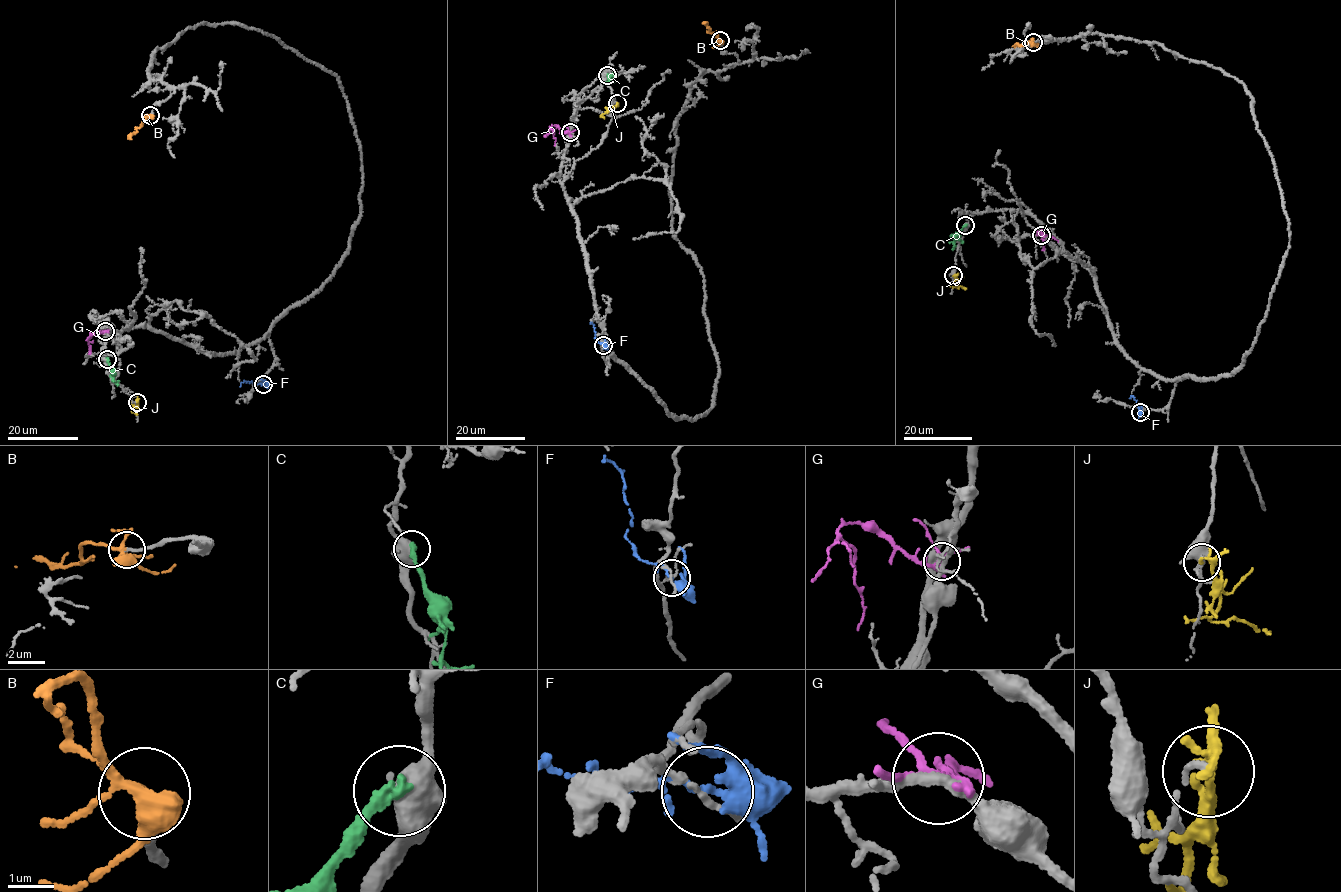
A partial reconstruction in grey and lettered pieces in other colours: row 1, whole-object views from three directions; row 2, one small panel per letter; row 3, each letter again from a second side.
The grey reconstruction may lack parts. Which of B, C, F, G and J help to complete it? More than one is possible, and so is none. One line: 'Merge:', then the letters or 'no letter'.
Merge: B

